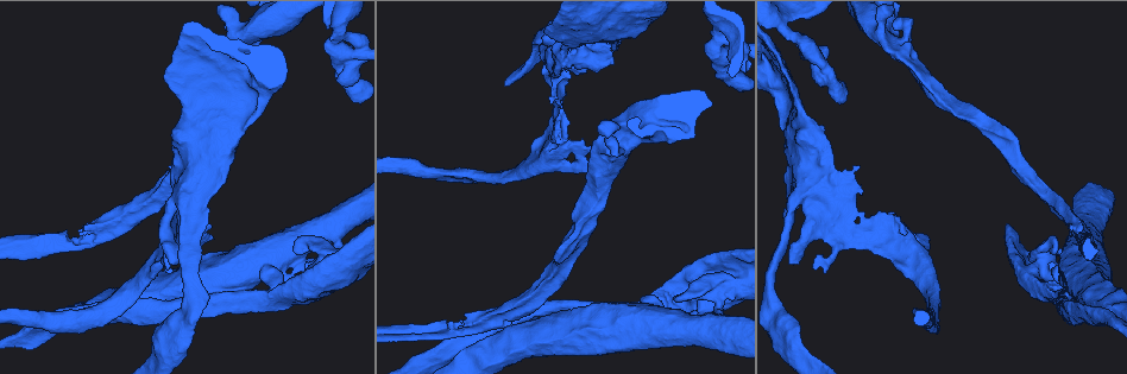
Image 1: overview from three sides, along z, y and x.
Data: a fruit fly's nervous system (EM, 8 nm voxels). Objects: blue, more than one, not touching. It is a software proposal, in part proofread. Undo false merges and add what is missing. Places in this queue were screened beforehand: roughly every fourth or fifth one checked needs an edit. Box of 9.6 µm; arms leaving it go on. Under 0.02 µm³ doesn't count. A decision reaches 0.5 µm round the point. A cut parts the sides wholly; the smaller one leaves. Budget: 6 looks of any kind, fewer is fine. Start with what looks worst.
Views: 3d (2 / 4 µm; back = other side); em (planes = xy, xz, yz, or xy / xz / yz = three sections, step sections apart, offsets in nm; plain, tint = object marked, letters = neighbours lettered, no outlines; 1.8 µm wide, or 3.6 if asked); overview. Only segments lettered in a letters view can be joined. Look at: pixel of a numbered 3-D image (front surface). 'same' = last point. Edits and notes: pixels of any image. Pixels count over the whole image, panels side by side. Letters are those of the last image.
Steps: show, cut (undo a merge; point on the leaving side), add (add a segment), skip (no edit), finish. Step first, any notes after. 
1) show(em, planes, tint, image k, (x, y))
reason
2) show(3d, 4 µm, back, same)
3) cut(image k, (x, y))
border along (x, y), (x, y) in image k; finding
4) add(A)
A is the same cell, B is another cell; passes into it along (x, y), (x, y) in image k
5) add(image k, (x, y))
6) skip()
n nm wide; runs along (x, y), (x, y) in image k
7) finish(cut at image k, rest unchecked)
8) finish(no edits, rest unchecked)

show(em, planes, plain, image 1, (1078, 229))
a fork

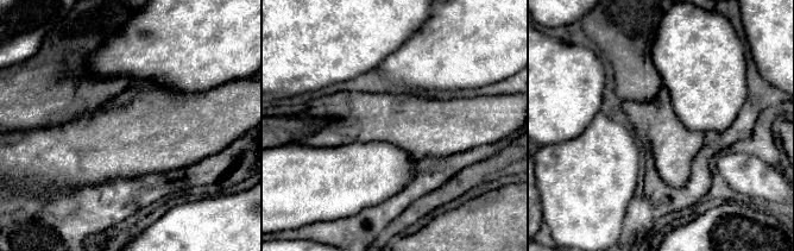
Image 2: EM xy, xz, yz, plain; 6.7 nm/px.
show(em, planes, letters, same)

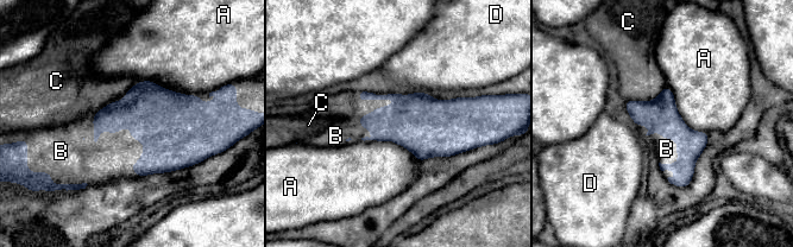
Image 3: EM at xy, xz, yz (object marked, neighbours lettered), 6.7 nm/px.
add(B)
220 nm wide; B is the same cell, A, C and D are other cells; it goes on there

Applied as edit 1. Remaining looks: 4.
show(overview)

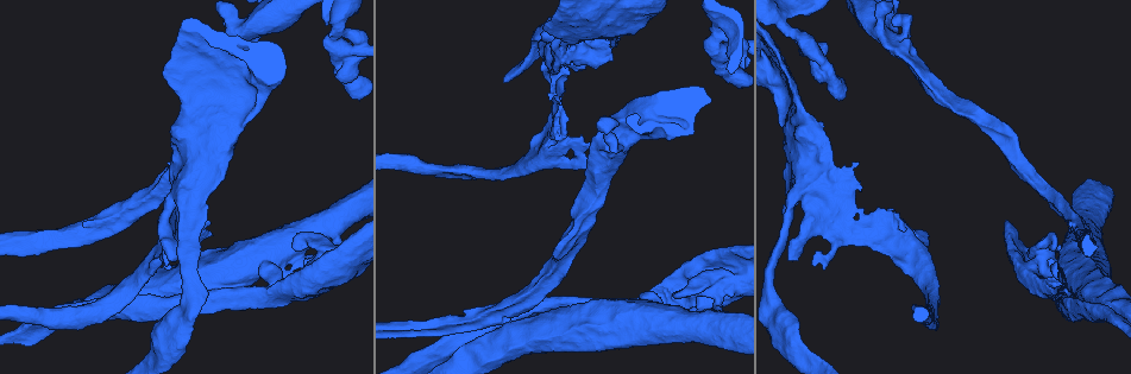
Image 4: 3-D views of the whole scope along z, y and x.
show(em, xy, step 4, tint, image 4, (184, 197))
two arms at a narrow angle

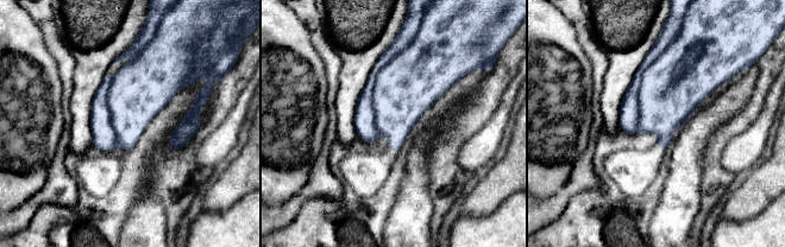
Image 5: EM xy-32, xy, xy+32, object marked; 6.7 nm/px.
show(em, xy, step 4, letters, same)

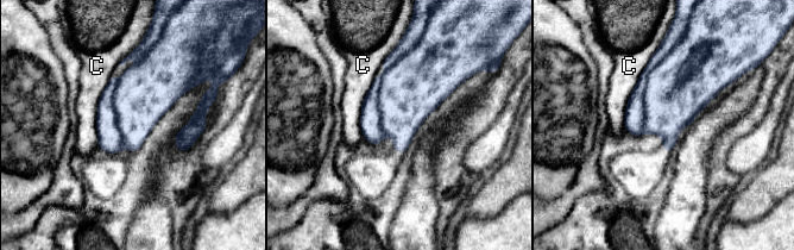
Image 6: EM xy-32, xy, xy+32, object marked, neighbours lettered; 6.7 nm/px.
cut(image 6, (144, 93))
C touches over 340 nm; C is another cell; border along (118, 80), (113, 111), (126, 147) in image 6; a second cell is stuck on

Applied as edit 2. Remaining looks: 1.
finish(add at image 3, cut at image 6, rest unchecked)

